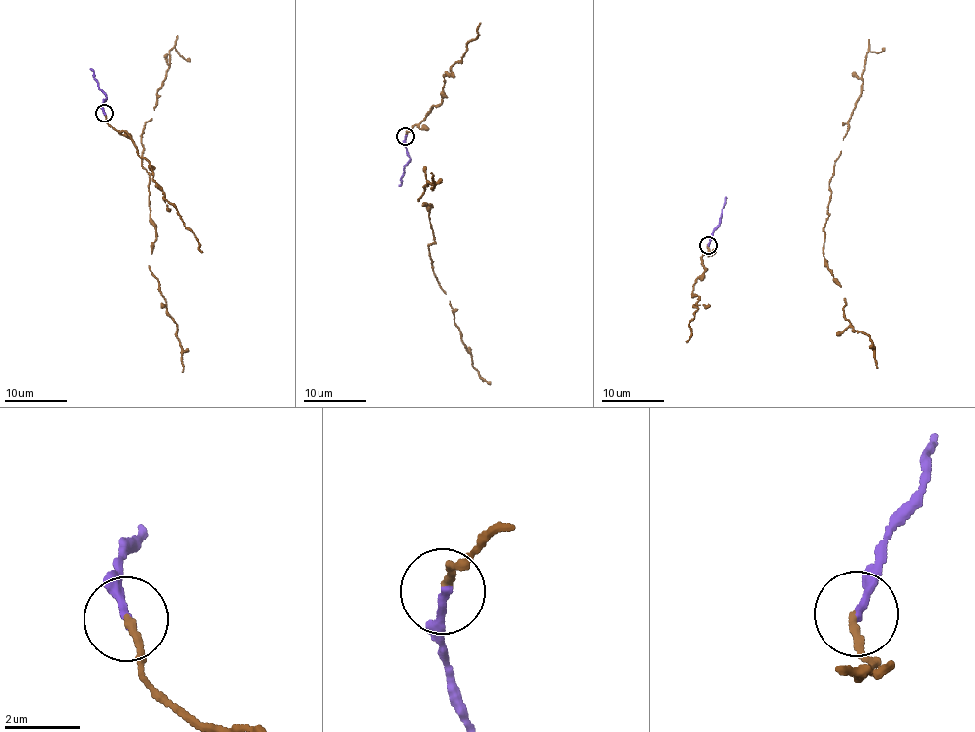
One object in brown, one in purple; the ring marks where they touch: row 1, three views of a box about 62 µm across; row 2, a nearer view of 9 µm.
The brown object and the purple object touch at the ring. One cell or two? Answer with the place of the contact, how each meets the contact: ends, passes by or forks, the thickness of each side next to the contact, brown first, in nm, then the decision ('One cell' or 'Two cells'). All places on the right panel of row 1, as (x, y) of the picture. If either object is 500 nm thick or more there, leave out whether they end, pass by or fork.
Place: (708, 245). At the ring brown ends. At the ring purple ends. Thickness 180 nm (brown) against 200 nm. One cell

